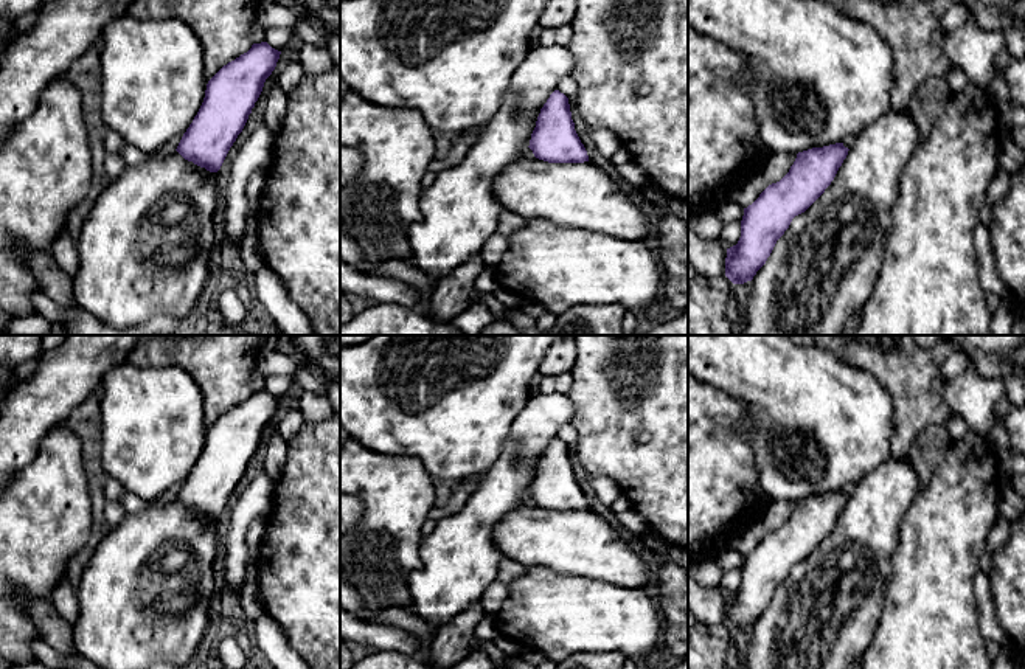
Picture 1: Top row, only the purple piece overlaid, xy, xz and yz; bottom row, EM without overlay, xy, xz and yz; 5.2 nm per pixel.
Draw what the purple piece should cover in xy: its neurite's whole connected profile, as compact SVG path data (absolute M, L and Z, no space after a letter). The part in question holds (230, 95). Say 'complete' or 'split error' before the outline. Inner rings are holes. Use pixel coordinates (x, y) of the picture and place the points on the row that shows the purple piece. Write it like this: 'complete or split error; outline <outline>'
complete; outline M267 42L253 43L208 81L203 102L175 149L185 160L210 172L221 169L280 54Z

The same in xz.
split error; outline M554 90L536 121L530 146L534 157L522 157L494 180L502 206L523 219L545 219L565 228L584 228L624 241L651 241L652 219L624 194L607 172L589 161L572 120L568 98Z

